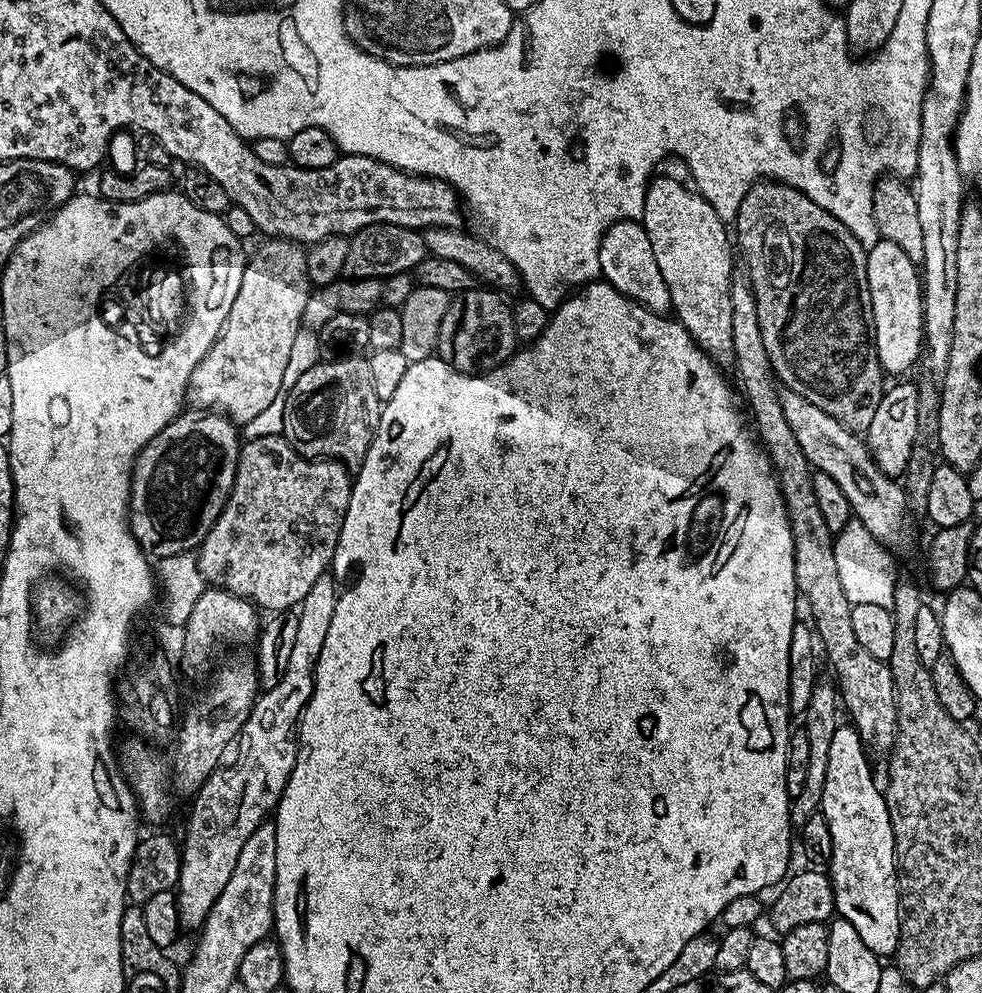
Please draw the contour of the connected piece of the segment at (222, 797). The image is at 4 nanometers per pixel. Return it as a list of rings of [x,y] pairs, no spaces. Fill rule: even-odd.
[[[328,574],[320,576],[318,582],[310,586],[306,598],[302,598],[296,612],[298,631],[294,637],[290,663],[286,665],[286,674],[282,674],[278,686],[263,689],[257,695],[256,702],[252,705],[250,714],[234,741],[236,757],[233,758],[232,764],[225,763],[215,768],[191,801],[192,813],[188,816],[188,829],[184,832],[184,840],[182,839],[180,877],[174,889],[181,929],[199,930],[204,927],[214,902],[218,902],[222,890],[226,890],[226,882],[230,882],[230,874],[234,874],[234,866],[238,866],[238,854],[241,853],[246,838],[250,838],[250,834],[254,834],[254,830],[258,830],[258,826],[265,823],[267,816],[264,815],[267,812],[269,815],[275,809],[280,802],[281,794],[286,790],[286,782],[296,765],[298,725],[314,691],[316,660],[322,654],[322,645],[326,642],[326,633],[329,632],[330,621],[334,618],[334,606],[341,594],[341,589],[336,588],[335,582],[330,577]]]

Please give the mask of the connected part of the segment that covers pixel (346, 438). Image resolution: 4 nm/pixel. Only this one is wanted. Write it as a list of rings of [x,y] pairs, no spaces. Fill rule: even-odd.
[[[363,355],[328,358],[318,362],[290,390],[284,411],[284,431],[282,433],[289,446],[307,460],[338,460],[349,470],[359,470],[376,435],[376,425],[380,423],[382,402],[374,394],[374,382],[370,378],[370,366]]]

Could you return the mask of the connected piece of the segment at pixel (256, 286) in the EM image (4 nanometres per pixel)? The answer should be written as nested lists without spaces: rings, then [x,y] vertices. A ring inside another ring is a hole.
[[[268,238],[263,242],[265,244],[253,256],[251,253],[247,257],[242,286],[238,286],[238,298],[234,298],[234,306],[230,306],[228,321],[224,323],[224,329],[214,346],[210,346],[210,350],[204,355],[202,362],[198,362],[194,374],[190,376],[186,397],[192,408],[222,412],[237,426],[258,418],[258,414],[262,414],[262,410],[266,410],[266,406],[270,406],[270,402],[274,402],[274,398],[278,398],[278,394],[282,392],[286,362],[290,359],[294,338],[301,331],[310,291],[305,249],[294,240]]]

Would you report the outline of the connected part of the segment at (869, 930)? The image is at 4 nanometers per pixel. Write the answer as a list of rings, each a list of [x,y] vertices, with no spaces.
[[[841,723],[830,738],[830,754],[826,758],[826,782],[822,786],[819,811],[830,826],[830,838],[834,842],[830,861],[830,879],[834,890],[834,902],[839,919],[850,922],[870,946],[875,956],[892,958],[896,955],[900,937],[900,889],[896,870],[896,843],[890,826],[890,814],[884,801],[881,785],[876,785],[872,768],[868,765],[869,753],[860,740],[860,735],[851,723]]]

